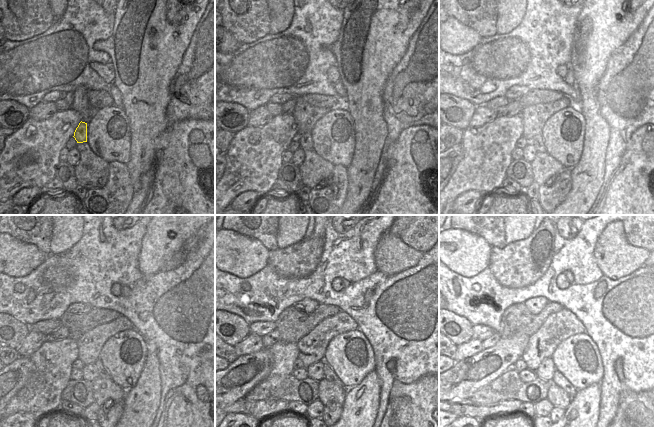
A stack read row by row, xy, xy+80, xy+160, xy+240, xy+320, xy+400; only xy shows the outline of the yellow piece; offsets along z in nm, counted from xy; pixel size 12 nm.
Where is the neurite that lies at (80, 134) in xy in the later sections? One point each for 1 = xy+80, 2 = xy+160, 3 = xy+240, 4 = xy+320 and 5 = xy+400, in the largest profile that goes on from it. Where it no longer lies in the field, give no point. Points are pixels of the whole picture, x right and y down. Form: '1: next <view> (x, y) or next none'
1: next xy+80 (305, 140)
2: next xy+160 (537, 141)
3: next xy+240 (102, 372)
4: next xy+320 (329, 374)
5: next xy+400 (558, 379)

